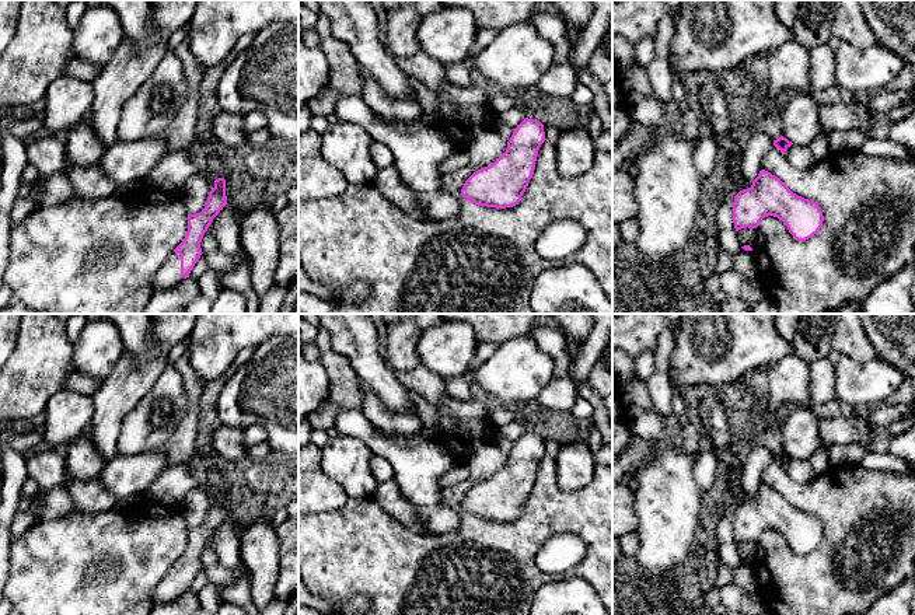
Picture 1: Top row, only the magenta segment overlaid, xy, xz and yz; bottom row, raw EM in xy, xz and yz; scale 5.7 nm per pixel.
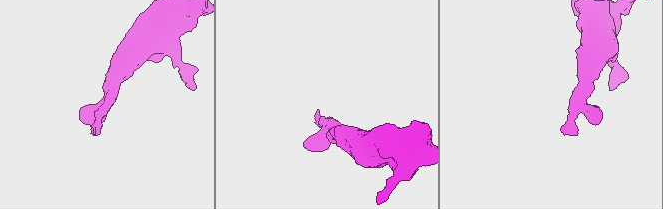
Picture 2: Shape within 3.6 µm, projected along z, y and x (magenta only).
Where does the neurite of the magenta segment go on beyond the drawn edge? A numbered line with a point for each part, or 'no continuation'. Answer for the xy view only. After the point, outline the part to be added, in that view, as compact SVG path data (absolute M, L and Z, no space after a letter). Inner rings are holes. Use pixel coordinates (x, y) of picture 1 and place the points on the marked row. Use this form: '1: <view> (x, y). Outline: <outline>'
1: xy (168, 276). Outline: M172 252L153 277L156 291L177 287L184 280L181 275L181 255Z

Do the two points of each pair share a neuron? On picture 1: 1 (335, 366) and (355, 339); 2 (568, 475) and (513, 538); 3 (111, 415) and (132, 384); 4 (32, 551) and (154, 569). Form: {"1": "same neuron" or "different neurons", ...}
{"1": "different neurons", "2": "different neurons", "3": "same neuron", "4": "same neuron"}

